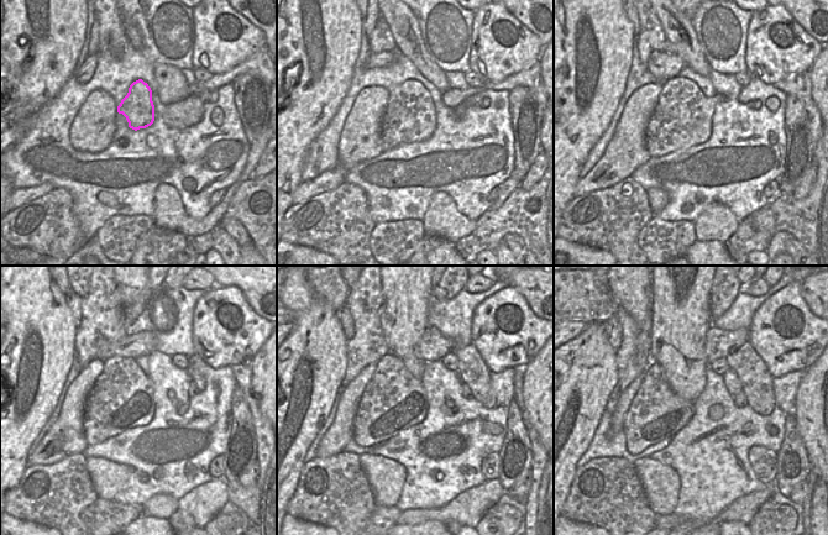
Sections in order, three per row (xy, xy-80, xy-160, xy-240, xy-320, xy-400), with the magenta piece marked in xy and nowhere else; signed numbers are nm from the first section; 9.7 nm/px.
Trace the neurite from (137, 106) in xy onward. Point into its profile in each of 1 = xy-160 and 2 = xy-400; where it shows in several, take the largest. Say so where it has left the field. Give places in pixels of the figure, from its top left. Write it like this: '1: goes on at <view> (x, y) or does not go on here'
1: goes on at xy-160 (682, 117)
2: goes on at xy-400 (656, 413)

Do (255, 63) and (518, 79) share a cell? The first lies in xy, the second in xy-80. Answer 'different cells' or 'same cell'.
same cell

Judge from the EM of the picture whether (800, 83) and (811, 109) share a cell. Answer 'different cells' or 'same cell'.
same cell

